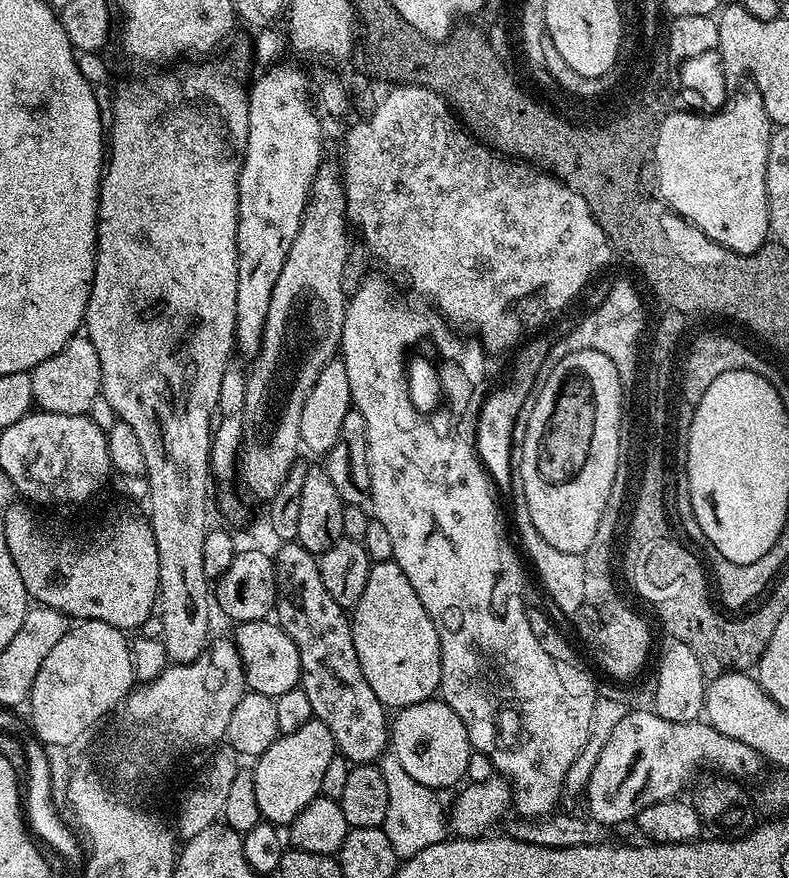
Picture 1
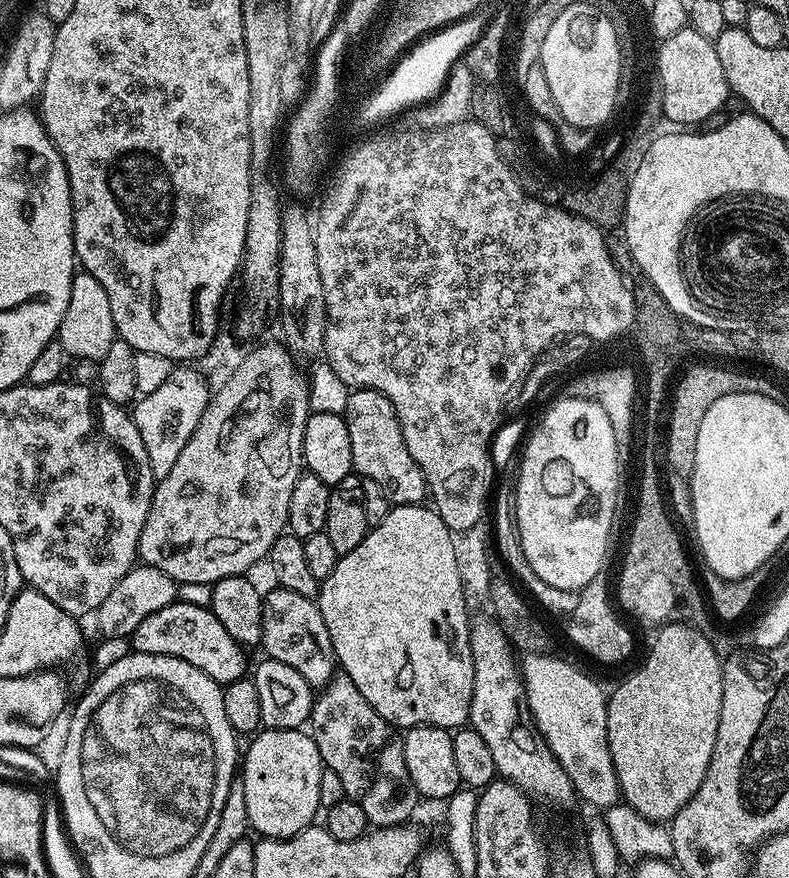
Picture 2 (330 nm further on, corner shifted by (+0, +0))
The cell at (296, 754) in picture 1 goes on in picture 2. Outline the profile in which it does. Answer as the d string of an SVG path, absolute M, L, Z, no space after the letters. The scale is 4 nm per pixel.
M269 728L251 737L252 745L242 756L242 783L246 794L246 814L253 833L261 832L261 837L269 840L289 840L313 823L316 812L321 811L318 798L318 782L322 771L322 761L318 746L307 731L295 728Z

